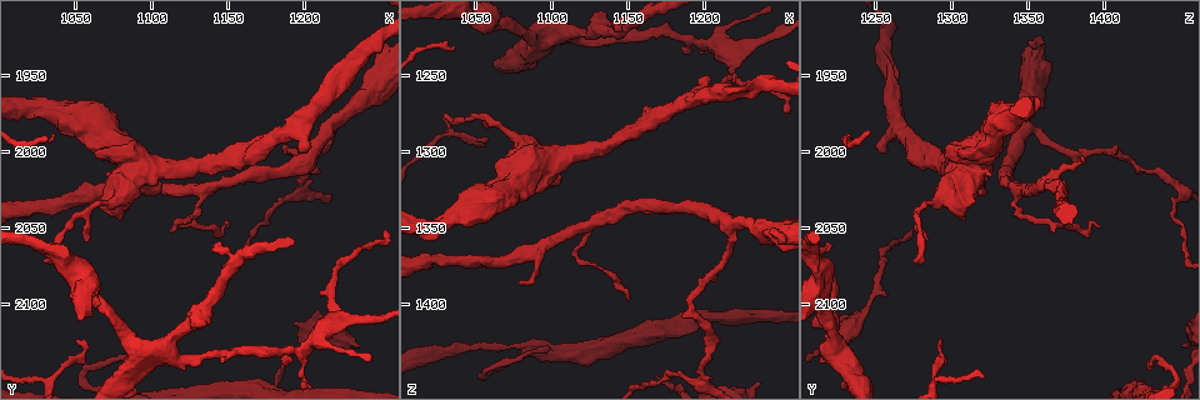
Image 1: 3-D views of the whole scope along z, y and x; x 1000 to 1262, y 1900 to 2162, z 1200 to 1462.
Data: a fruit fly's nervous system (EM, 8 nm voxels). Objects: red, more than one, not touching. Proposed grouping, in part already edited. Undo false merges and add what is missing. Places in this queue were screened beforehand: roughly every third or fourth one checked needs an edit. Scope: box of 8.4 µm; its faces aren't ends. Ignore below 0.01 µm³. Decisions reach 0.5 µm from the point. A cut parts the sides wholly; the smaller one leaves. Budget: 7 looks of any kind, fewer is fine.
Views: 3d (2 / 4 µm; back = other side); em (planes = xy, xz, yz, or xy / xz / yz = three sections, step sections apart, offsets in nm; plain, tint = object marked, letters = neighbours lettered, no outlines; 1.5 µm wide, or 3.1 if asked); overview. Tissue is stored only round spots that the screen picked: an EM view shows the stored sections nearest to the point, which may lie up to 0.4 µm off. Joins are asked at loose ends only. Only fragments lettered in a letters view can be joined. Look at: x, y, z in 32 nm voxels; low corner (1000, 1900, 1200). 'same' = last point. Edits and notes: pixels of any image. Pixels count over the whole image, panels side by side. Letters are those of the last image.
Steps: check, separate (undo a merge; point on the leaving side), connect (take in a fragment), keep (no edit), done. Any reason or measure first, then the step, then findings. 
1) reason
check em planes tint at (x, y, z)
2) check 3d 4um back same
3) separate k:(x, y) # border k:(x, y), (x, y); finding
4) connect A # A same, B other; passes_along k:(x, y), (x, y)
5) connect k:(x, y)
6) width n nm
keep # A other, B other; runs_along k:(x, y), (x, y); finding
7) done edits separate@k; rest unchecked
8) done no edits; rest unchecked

branch stops here
check em planes letters at (1098, 2140, 1428)

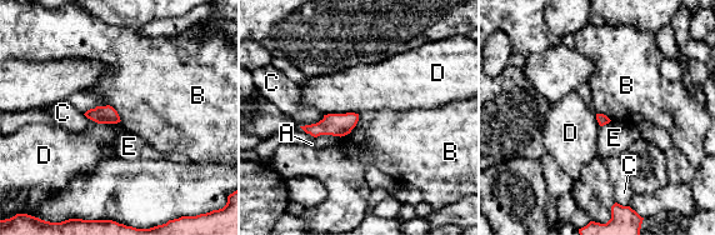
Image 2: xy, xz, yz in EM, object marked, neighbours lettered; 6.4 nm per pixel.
width 70 nm; longest_contact D 220 nm
keep # A other, B other, C other, D other, E other; no lettered fragment goes on from it

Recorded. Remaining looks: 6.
check em planes tint at (1204, 2014, 1432)

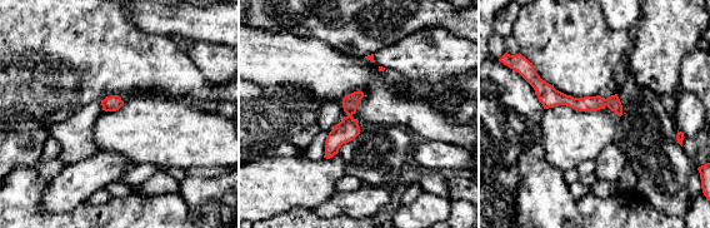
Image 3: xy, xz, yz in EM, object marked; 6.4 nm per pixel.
what lies round it
check em planes letters same

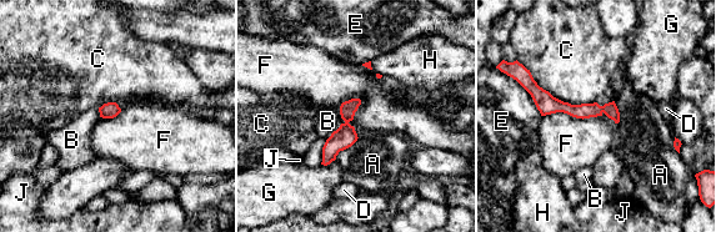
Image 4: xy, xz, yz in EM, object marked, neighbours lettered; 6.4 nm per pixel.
keep # A other, B other, C other, D other, E other, F other, G other, H other, J other; border 4:(359, 97), (349, 122), (354, 127); one neuron here

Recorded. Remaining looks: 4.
free end
check em planes letters at (1198, 1998, 1252)

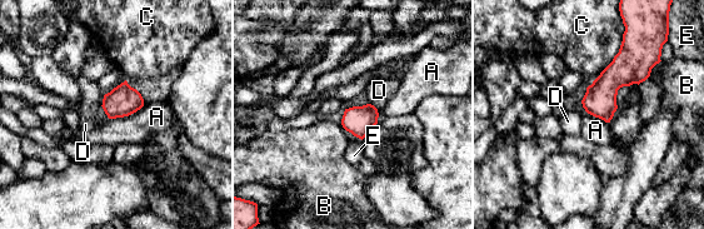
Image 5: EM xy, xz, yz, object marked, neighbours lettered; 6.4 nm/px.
connect D # A other, B other, C other, D same, E other; passes_along 5:(359, 120), (373, 105), (379, 90); the neuron continues

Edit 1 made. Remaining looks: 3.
done edits connect@5; rest unchecked

